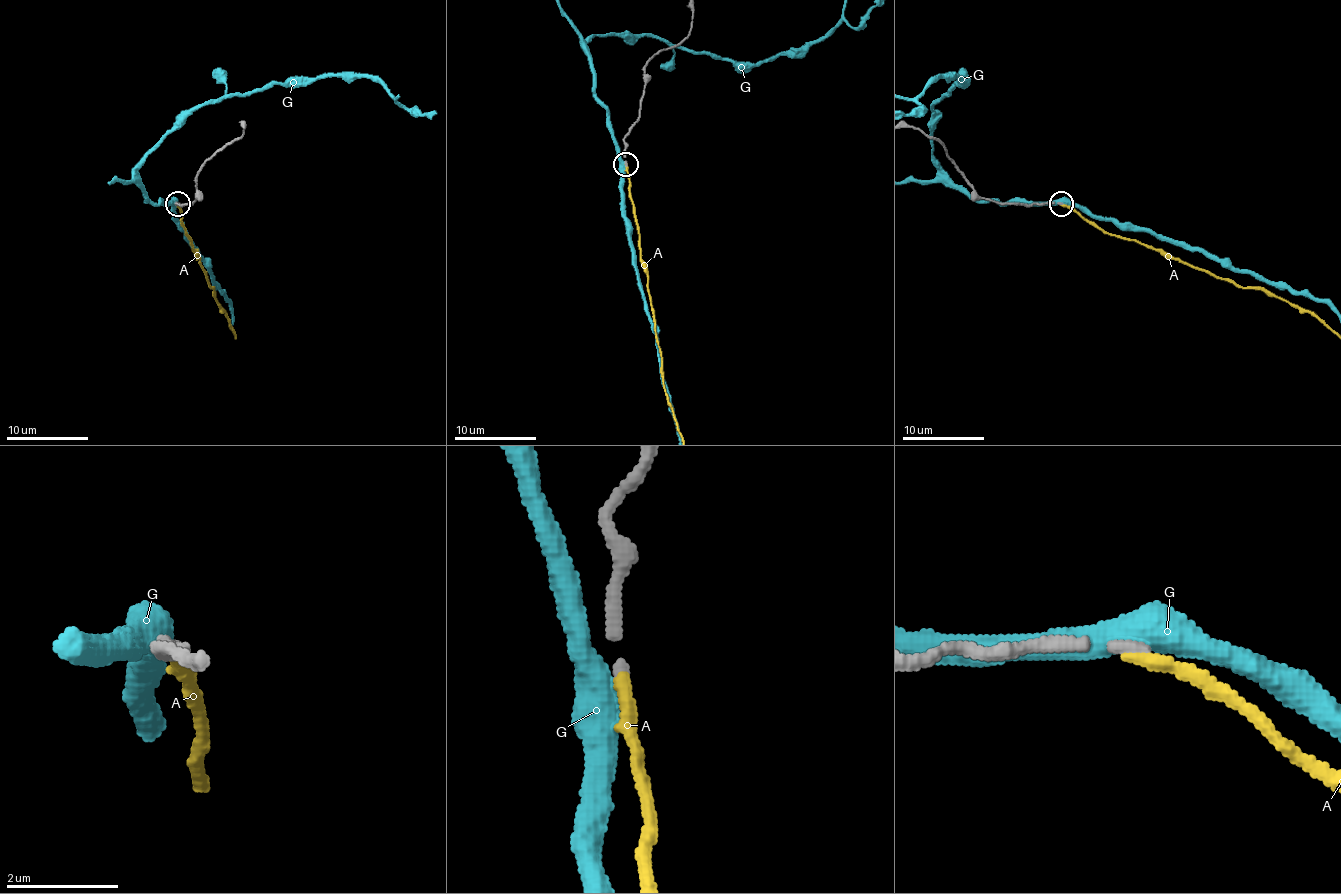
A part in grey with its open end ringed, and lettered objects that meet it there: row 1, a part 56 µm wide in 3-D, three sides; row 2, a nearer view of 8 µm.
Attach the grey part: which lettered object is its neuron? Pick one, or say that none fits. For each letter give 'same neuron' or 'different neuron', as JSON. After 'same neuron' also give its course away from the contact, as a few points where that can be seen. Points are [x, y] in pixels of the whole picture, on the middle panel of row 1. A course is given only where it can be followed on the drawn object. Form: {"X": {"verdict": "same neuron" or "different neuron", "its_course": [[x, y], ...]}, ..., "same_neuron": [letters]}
{"A": {"verdict": "same neuron"}, "G": {"verdict": "different neuron"}, "same_neuron": ["A"]}

